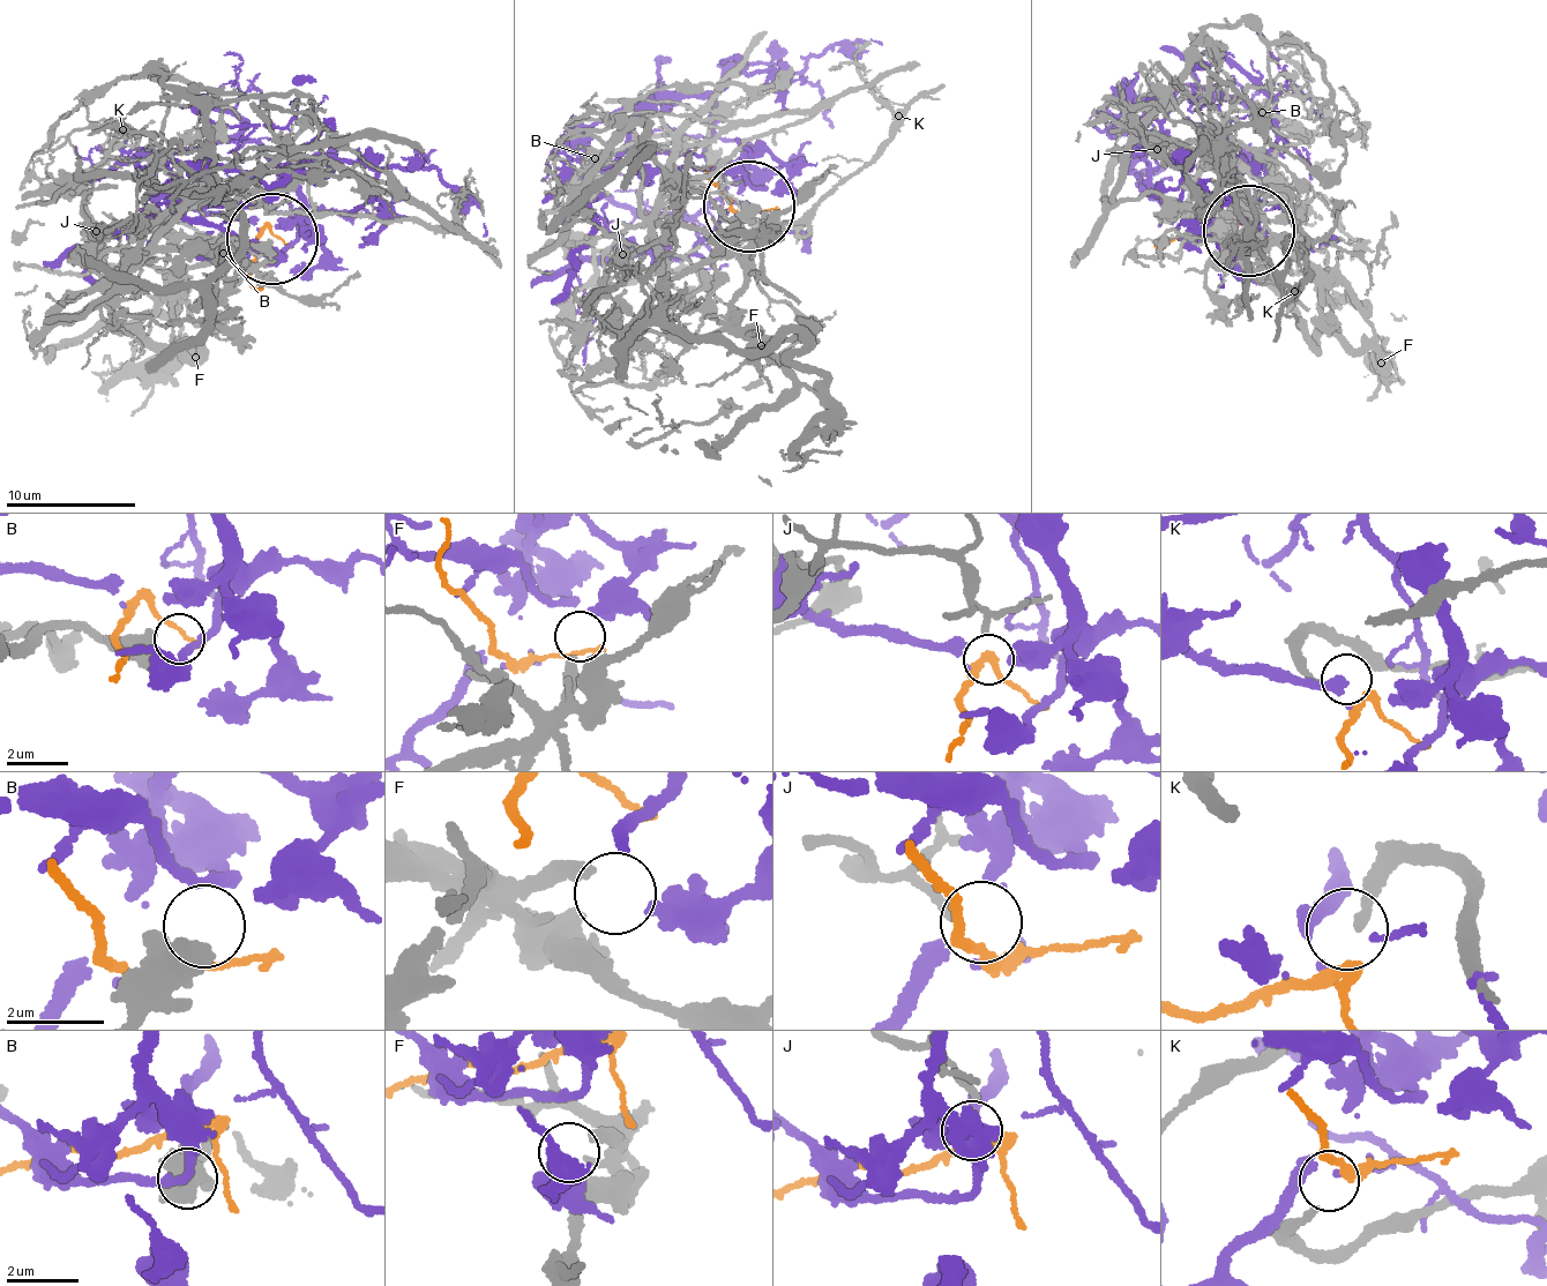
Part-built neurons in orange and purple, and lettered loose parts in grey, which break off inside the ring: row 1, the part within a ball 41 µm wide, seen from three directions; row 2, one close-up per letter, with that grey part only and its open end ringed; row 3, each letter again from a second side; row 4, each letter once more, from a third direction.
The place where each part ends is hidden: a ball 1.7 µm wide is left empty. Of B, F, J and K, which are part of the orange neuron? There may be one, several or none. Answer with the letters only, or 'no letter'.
K

